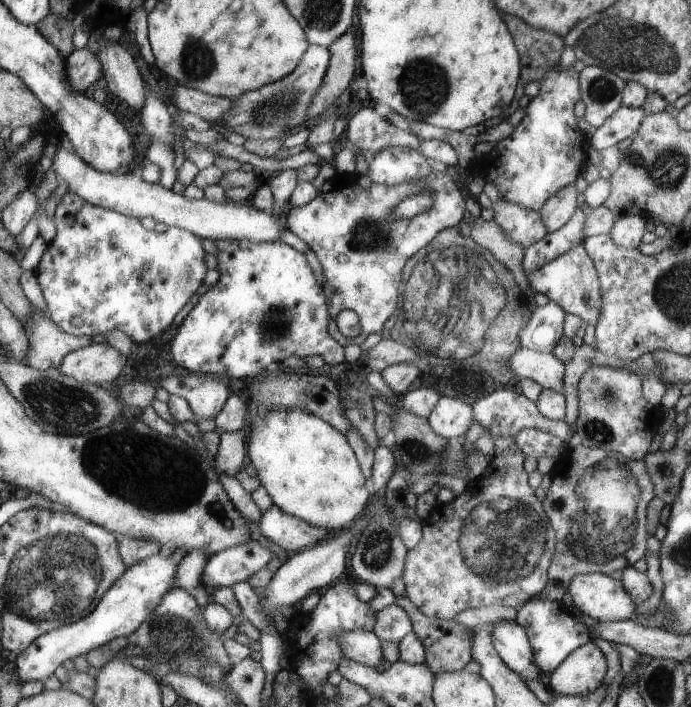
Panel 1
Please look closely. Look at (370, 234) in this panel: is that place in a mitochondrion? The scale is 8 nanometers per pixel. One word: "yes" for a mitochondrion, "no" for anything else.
yes

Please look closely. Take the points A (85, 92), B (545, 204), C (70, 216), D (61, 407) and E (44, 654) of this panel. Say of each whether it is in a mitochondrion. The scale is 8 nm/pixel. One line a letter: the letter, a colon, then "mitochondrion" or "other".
A: other
B: other
C: other
D: mitochondrion
E: other

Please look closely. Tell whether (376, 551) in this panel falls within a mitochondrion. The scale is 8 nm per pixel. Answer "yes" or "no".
yes

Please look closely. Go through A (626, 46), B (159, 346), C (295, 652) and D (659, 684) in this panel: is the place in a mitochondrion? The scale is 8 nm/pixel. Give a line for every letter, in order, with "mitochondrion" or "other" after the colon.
A: mitochondrion
B: other
C: other
D: mitochondrion

